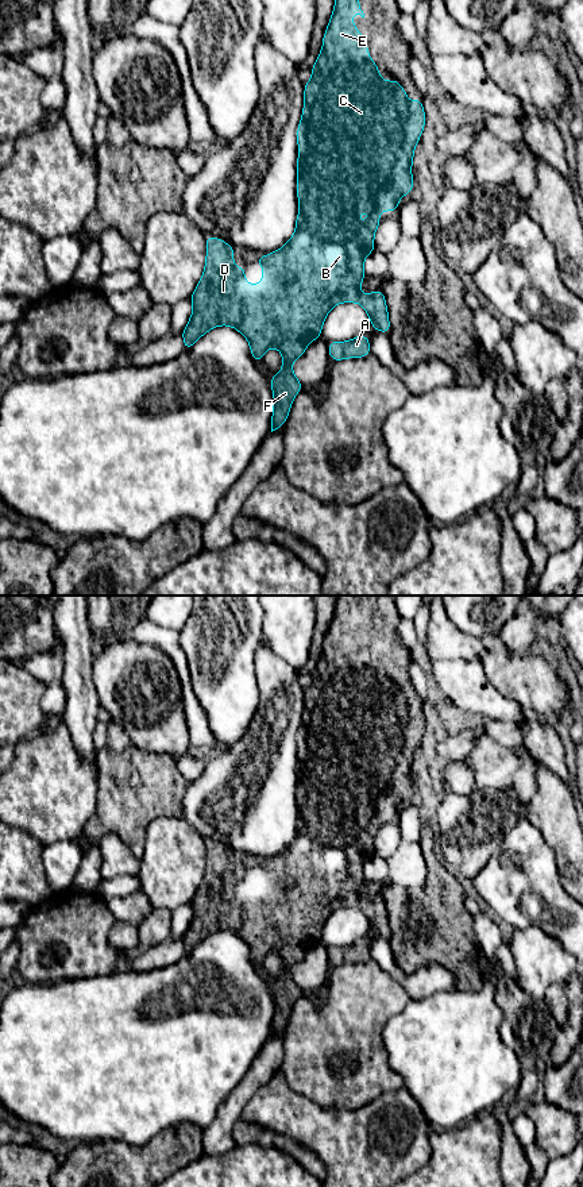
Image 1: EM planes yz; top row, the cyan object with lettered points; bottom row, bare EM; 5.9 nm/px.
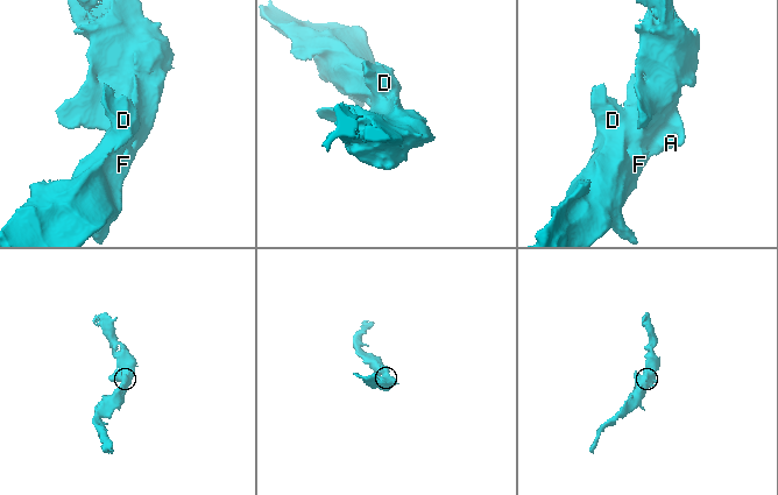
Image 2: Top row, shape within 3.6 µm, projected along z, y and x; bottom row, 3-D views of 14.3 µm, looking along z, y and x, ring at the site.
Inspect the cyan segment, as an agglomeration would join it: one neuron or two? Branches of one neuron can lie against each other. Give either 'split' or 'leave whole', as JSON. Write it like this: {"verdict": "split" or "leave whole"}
{"verdict": "leave whole"}

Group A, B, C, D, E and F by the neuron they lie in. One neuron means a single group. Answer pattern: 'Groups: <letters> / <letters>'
Groups: A B C D E F

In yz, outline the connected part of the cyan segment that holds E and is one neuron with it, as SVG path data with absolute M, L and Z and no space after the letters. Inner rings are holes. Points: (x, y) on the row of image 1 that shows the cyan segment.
M335 0L333 12L323 38L321 53L314 66L310 68L312 80L304 84L305 103L297 128L300 211L294 235L279 250L256 258L255 263L262 265L265 270L259 285L250 285L244 281L246 266L233 267L232 244L205 235L204 274L190 296L193 312L182 331L184 350L190 350L197 339L216 325L231 325L247 338L256 363L262 362L263 354L270 347L275 346L282 352L282 370L269 378L274 394L271 432L285 425L292 402L304 388L293 373L292 362L305 354L305 348L312 340L320 339L323 323L335 305L359 302L367 312L372 329L390 334L387 305L382 289L364 296L359 286L366 277L364 258L375 250L374 232L381 224L377 212L399 211L399 197L410 194L413 190L413 154L425 127L425 112L421 99L408 103L406 92L395 78L391 78L390 82L381 78L378 65L368 57L364 35L356 31L350 14L364 18L359 0ZM358 211L371 212L364 224L358 220Z

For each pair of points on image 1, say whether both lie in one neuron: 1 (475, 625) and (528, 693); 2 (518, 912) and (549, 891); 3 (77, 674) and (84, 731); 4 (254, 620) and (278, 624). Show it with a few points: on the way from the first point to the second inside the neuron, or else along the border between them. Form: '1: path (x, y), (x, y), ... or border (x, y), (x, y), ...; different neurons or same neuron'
1: border (454, 623), (459, 629), (474, 636), (497, 635); different neurons
2: path (526, 904), (533, 897), (541, 897); same neuron
3: path (80, 688), (81, 717); same neuron
4: border (265, 609), (263, 640); different neurons

